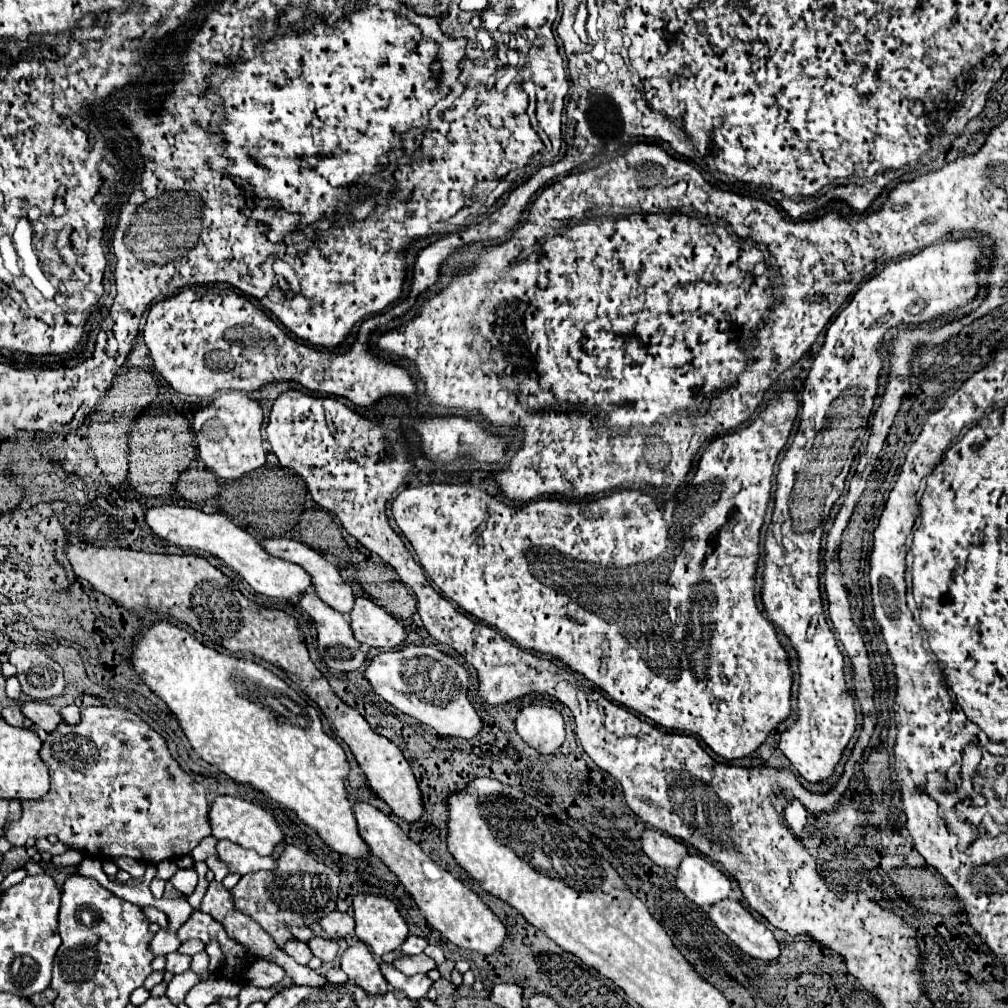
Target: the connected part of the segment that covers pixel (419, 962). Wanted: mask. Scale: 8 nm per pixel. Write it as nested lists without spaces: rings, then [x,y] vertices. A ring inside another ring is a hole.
[[[419,953],[419,955],[399,955],[391,965],[397,967],[405,975],[417,975],[417,973],[427,973],[427,971],[435,969],[435,961],[431,957],[427,957],[425,953]]]

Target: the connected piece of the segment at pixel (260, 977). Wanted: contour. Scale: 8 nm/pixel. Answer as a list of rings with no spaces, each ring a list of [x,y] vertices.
[[[269,961],[253,963],[253,967],[247,971],[247,979],[255,987],[275,987],[285,979],[285,969]]]

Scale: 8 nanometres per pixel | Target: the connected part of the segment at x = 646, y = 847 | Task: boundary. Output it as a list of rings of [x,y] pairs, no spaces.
[[[647,829],[641,837],[641,845],[643,845],[643,851],[645,855],[657,863],[659,867],[665,867],[669,871],[677,871],[681,861],[687,857],[687,847],[685,843],[661,833],[661,831],[655,831],[655,829]]]

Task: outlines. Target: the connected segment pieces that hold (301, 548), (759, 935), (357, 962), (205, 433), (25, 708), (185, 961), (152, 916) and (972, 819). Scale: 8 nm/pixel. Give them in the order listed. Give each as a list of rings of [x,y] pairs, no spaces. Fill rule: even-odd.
[[[283,537],[263,539],[261,547],[273,557],[281,557],[285,561],[293,561],[295,565],[303,567],[313,581],[315,595],[323,603],[327,603],[329,607],[333,607],[339,613],[349,613],[351,611],[355,593],[341,579],[337,567],[331,565],[329,561],[325,561],[323,555],[319,555],[317,551],[313,551],[311,547],[307,547],[299,541],[283,539]]]
[[[723,899],[709,909],[711,921],[747,955],[753,959],[771,961],[779,957],[779,941],[773,931],[757,921],[739,901]]]
[[[361,941],[351,945],[341,957],[341,969],[347,973],[349,981],[365,989],[369,995],[385,995],[389,991],[389,983],[383,977],[379,963],[375,961],[369,947]]]
[[[227,391],[219,393],[209,405],[199,407],[193,413],[193,431],[197,435],[197,447],[201,461],[221,479],[239,479],[251,473],[257,467],[265,465],[265,451],[261,447],[261,423],[263,423],[263,409],[259,401],[247,397],[241,391]]]
[[[25,701],[21,703],[21,713],[25,713],[35,725],[39,725],[47,733],[53,731],[57,723],[61,723],[61,715],[57,707],[51,707],[45,701]]]
[[[169,953],[169,955],[167,955],[167,965],[165,965],[165,971],[173,973],[173,975],[179,975],[179,973],[185,973],[185,971],[189,969],[189,963],[191,963],[191,957],[189,957],[189,955]]]
[[[144,907],[143,912],[151,923],[159,924],[161,929],[165,929],[165,927],[168,925],[167,915],[164,912],[158,910],[157,908]]]
[[[961,799],[961,801],[955,805],[953,811],[957,813],[957,817],[959,817],[961,821],[973,825],[975,831],[979,829],[979,823],[981,823],[981,819],[983,819],[983,809],[981,809],[981,807],[973,807],[971,799]]]

